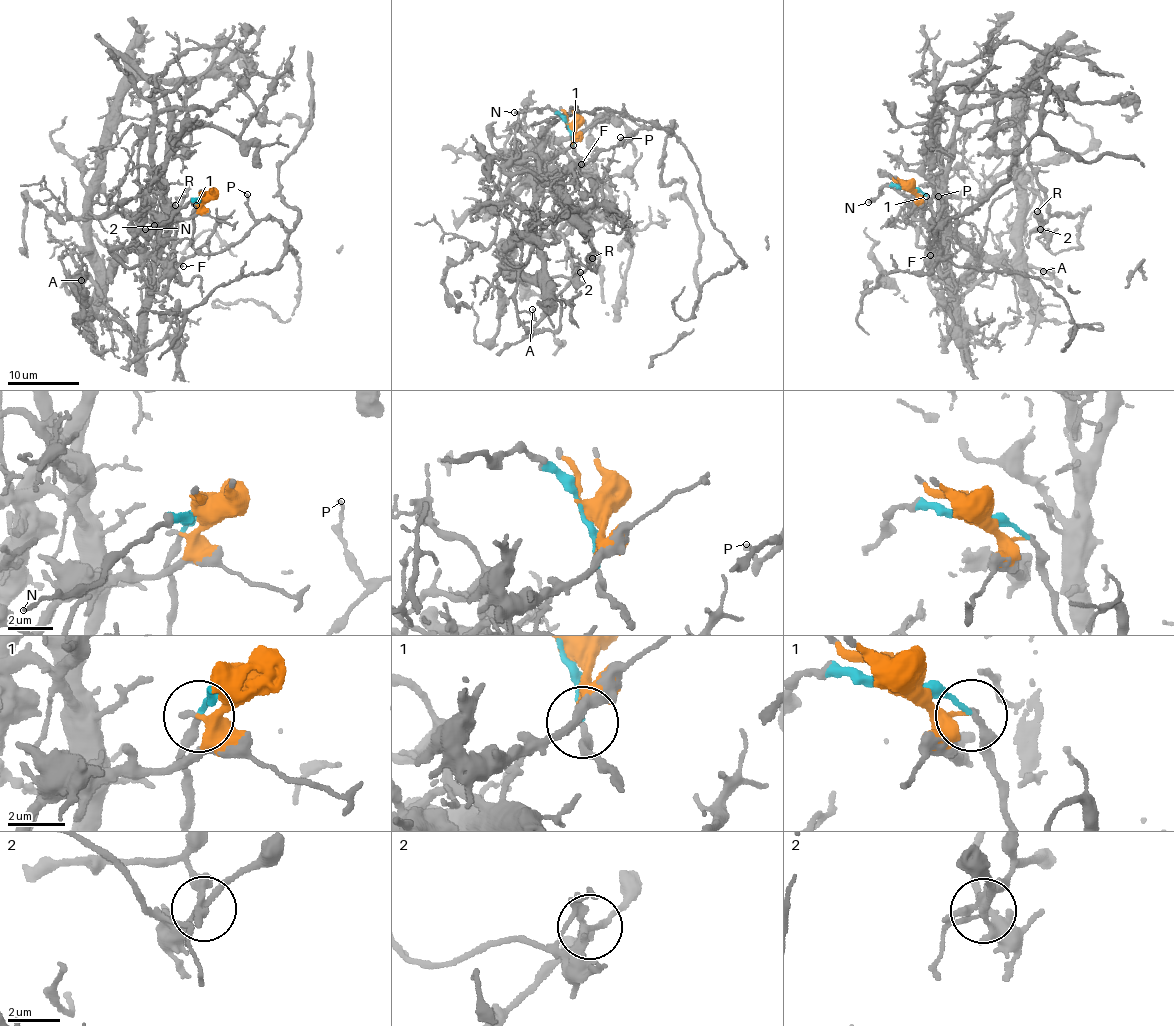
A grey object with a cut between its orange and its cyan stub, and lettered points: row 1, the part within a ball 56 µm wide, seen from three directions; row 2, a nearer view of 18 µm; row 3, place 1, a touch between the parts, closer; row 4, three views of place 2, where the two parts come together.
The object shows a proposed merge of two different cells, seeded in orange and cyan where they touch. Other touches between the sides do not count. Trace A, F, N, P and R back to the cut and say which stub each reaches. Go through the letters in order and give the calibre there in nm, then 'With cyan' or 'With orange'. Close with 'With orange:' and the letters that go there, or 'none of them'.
A: Thickness 120 nm. With orange
F: Thickness 100 nm. With orange
N: Thickness 170 nm. With cyan
P: Thickness 170 nm. With cyan
R: Thickness 600 nm. With orange
With orange: A, F, R

